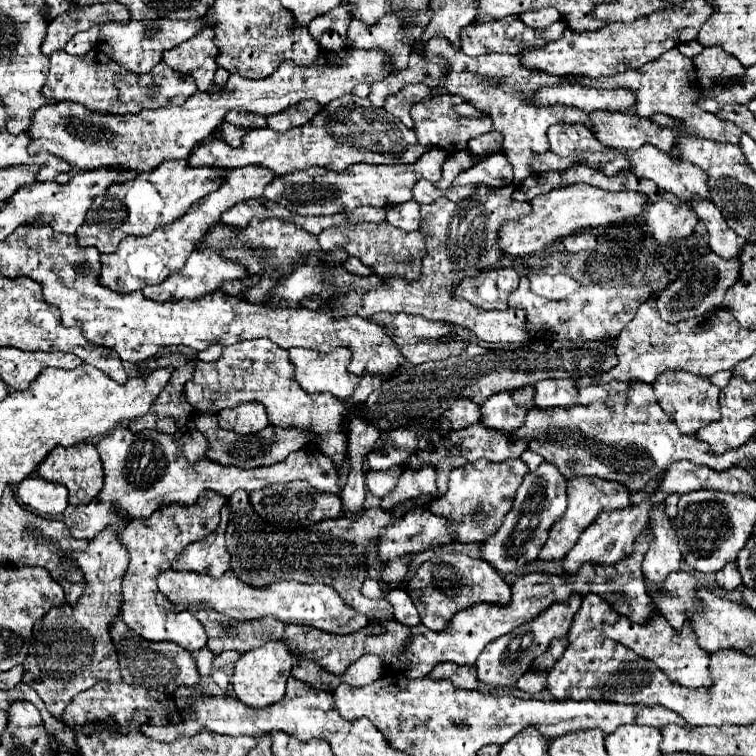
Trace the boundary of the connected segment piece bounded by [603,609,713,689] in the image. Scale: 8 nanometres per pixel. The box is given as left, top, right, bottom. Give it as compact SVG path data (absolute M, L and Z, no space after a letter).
M655 609L655 617L645 625L637 625L625 617L619 617L617 623L613 625L607 623L603 625L603 629L607 637L611 637L613 641L635 651L639 657L653 661L673 683L681 687L689 687L689 689L699 689L699 687L709 689L709 685L713 685L713 679L709 675L709 655L697 645L695 635L689 631L683 631L681 635L677 635L657 609Z

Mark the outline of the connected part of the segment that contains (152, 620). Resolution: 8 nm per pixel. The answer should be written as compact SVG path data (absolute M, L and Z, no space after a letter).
M205 491L199 501L191 507L165 507L157 513L153 513L149 519L131 519L131 523L121 533L123 545L127 545L131 561L129 571L123 579L123 603L121 603L121 615L125 625L129 625L137 635L149 641L171 641L181 645L185 651L193 653L205 647L205 629L193 615L189 613L175 613L173 615L173 603L165 599L165 595L157 589L157 575L161 571L171 569L171 561L193 541L205 539L209 533L213 533L219 525L219 513L221 507L227 503L225 497L217 495L215 491Z

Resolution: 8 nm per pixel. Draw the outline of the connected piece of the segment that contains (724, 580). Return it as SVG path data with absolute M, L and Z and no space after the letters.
M727 563L719 573L717 581L721 587L739 587L741 585L741 575L737 571L737 563Z

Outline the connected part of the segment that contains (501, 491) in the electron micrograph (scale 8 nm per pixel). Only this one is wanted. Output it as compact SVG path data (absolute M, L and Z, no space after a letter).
M479 459L467 463L449 473L449 491L433 503L433 509L453 523L459 543L481 543L501 527L503 517L513 505L513 495L527 471L529 469L521 459L507 459L503 463Z

